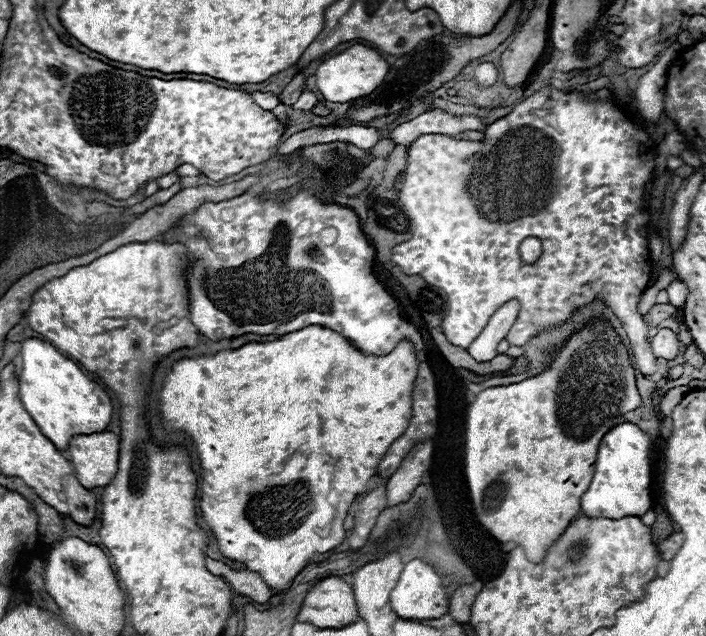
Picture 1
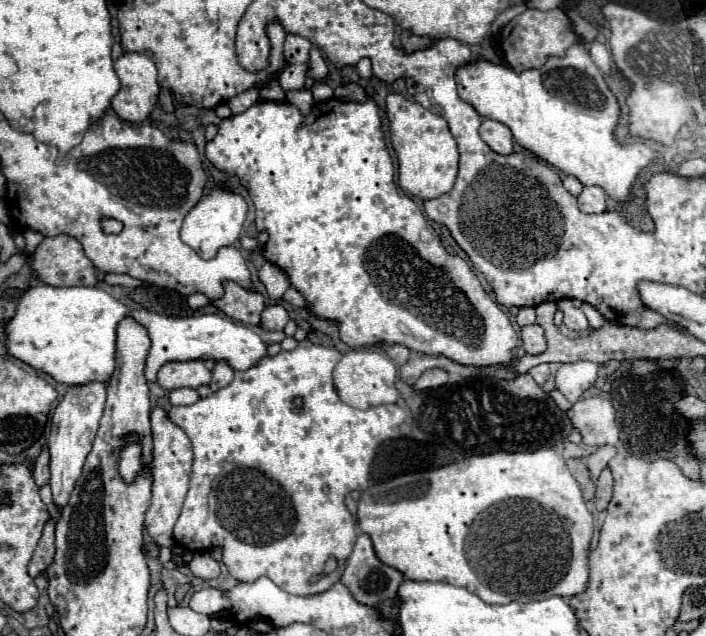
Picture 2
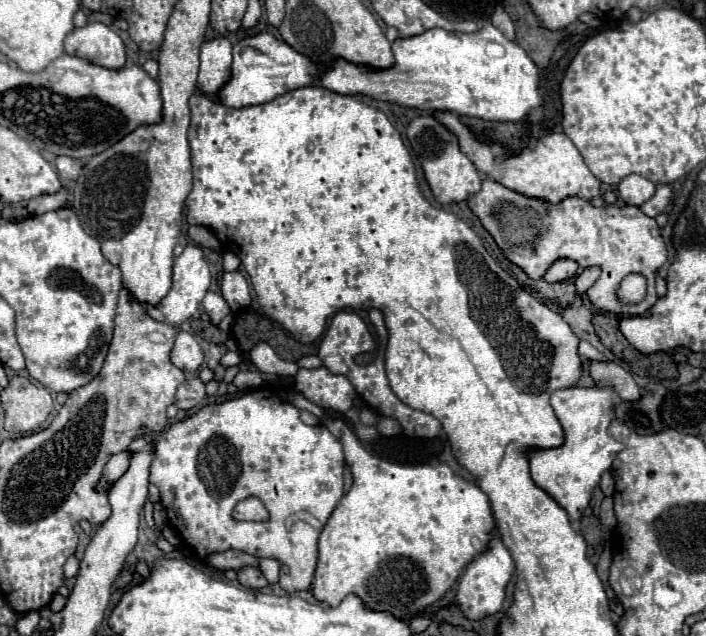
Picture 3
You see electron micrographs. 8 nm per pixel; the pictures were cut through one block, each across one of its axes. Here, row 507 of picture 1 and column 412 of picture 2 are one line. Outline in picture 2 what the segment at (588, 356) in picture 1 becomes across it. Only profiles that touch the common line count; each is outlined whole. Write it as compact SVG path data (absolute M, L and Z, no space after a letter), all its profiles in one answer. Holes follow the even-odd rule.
M558 444L542 446L532 452L492 452L492 454L476 454L470 458L462 458L460 462L440 466L434 470L426 472L414 472L414 474L404 474L396 476L386 482L372 484L368 490L360 492L358 500L358 528L362 534L368 534L372 538L372 546L376 550L376 556L380 562L386 566L396 566L408 580L424 580L424 582L448 582L460 588L466 588L474 594L478 594L484 602L488 604L508 604L508 602L532 602L532 600L542 600L550 596L576 596L584 592L586 580L588 580L588 546L592 540L592 514L588 512L582 490L574 476L570 474L564 458L562 458L562 448Z

